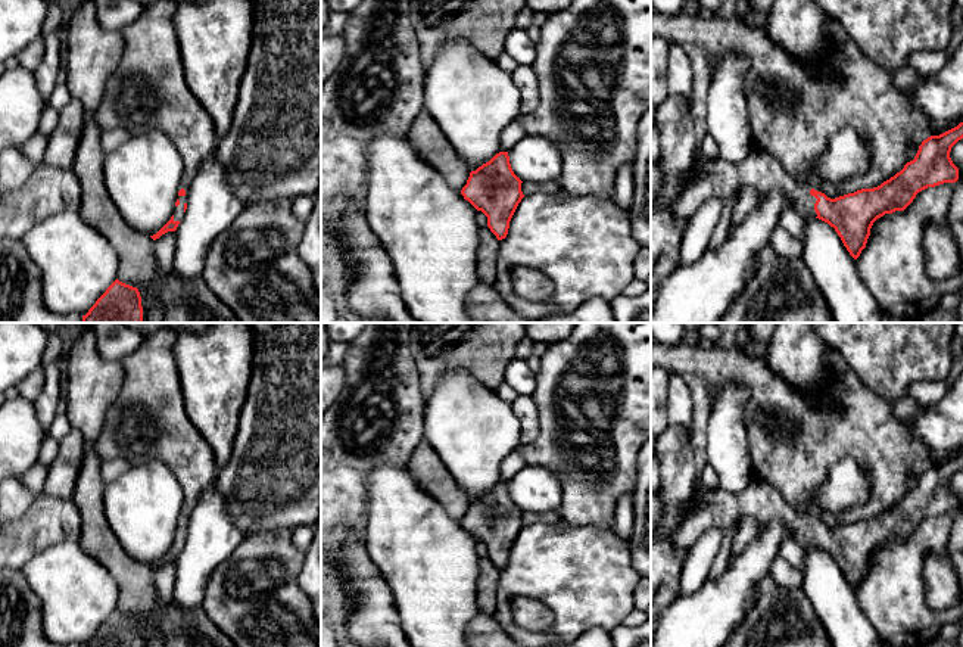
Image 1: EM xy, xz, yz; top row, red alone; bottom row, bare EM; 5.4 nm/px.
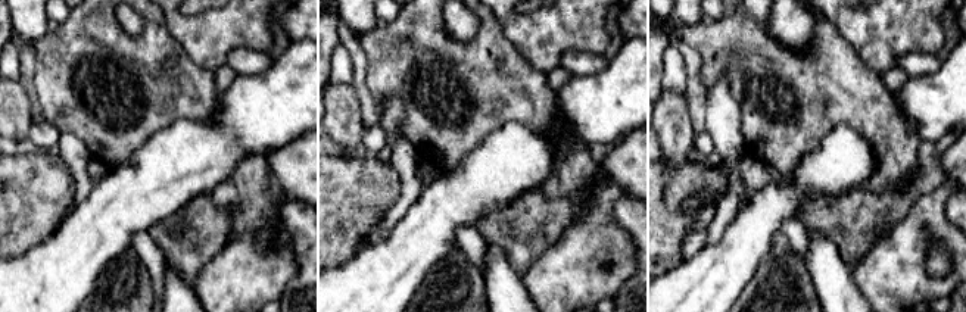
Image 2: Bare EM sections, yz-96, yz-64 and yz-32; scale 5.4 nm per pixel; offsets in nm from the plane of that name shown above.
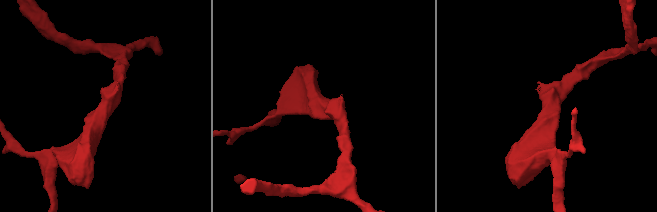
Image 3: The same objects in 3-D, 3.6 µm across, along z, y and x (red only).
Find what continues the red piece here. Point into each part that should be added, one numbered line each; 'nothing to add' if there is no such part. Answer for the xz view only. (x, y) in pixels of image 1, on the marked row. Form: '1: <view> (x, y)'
nothing to add

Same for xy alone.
1: xy (178, 214)

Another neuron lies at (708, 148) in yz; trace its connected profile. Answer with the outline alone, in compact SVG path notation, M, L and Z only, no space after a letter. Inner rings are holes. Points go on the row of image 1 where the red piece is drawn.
M708 133L702 139L701 152L707 162L720 159L717 144Z

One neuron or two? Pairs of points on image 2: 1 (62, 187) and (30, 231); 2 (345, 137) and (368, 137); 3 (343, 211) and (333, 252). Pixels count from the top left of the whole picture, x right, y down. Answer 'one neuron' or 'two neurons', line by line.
1: one neuron
2: two neurons
3: one neuron

